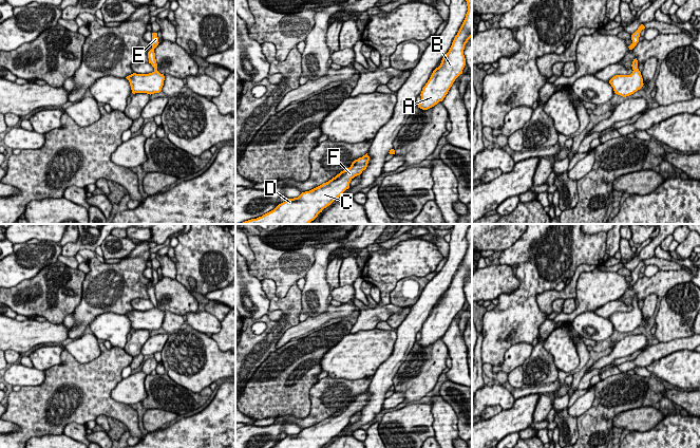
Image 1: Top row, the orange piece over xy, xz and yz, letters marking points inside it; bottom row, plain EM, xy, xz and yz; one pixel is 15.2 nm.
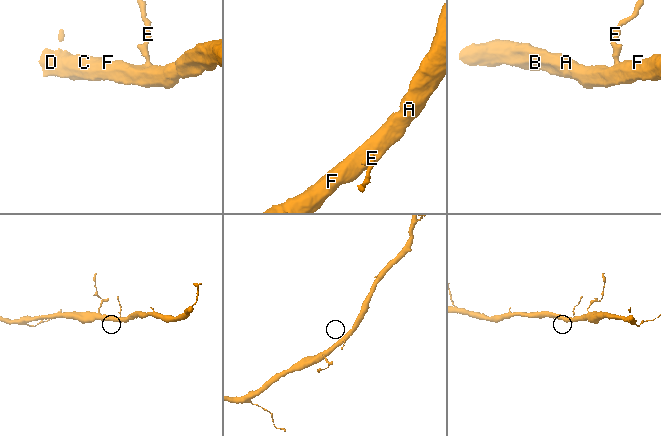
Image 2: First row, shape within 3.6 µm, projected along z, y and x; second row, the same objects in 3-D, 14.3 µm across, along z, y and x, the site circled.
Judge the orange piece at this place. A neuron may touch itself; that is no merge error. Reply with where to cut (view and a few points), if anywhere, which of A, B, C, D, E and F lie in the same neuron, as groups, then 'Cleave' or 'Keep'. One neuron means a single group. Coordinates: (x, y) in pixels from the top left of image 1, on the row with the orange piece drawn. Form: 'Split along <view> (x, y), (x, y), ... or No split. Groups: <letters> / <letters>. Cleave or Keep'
No split. Groups: A B C D E F. Keep

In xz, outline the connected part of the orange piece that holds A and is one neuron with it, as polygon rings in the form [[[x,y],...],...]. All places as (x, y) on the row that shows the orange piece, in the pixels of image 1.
[[[466,0],[468,12],[452,45],[421,91],[418,108],[428,110],[442,101],[466,66],[465,45],[472,37],[472,0]]]

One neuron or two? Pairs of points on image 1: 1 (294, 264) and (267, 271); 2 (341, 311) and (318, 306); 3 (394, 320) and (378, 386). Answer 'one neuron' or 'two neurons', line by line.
1: one neuron
2: two neurons
3: two neurons

